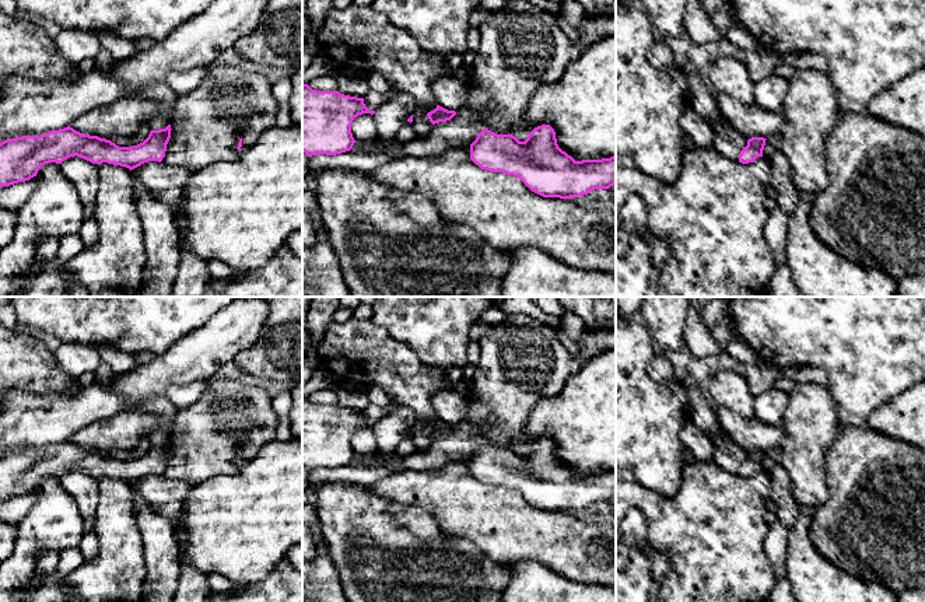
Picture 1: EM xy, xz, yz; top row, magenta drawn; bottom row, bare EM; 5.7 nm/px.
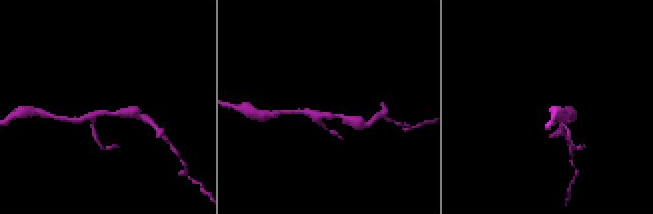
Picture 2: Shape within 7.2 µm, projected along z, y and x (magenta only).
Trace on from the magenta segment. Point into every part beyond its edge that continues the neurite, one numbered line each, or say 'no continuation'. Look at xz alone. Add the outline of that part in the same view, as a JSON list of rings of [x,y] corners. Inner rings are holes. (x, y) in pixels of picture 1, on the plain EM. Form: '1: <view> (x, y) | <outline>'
no continuation

